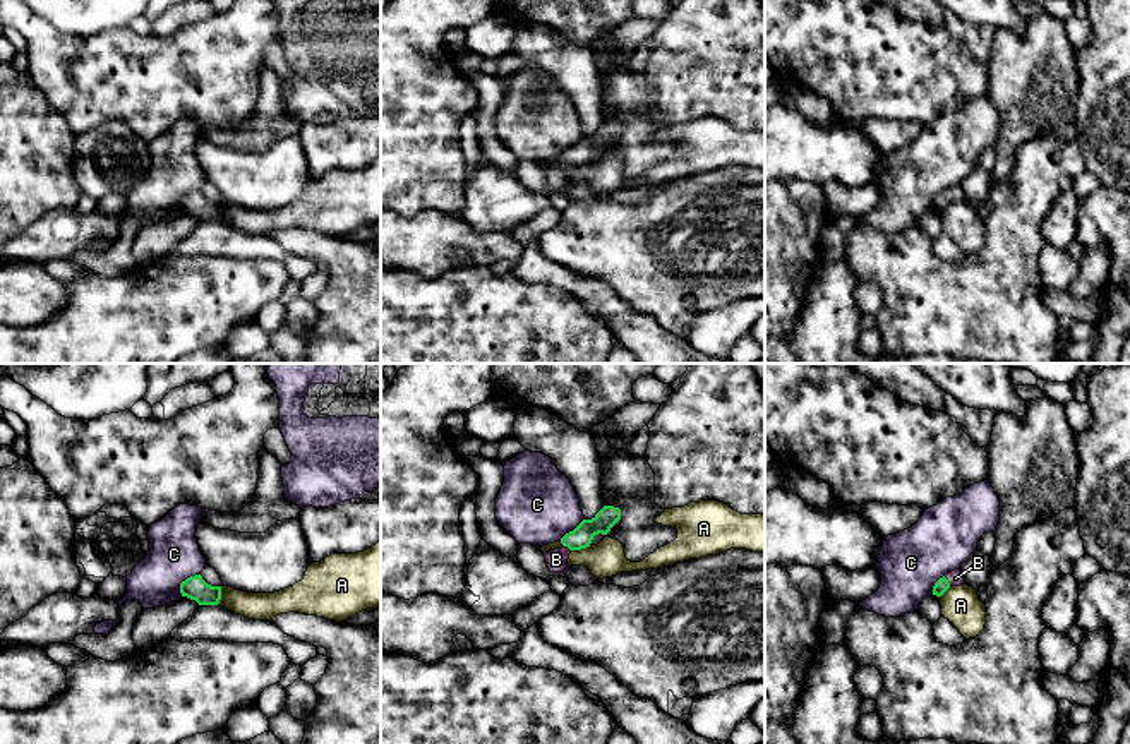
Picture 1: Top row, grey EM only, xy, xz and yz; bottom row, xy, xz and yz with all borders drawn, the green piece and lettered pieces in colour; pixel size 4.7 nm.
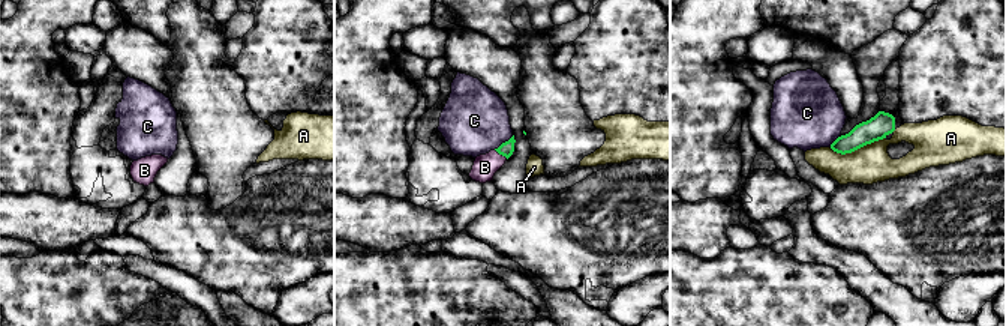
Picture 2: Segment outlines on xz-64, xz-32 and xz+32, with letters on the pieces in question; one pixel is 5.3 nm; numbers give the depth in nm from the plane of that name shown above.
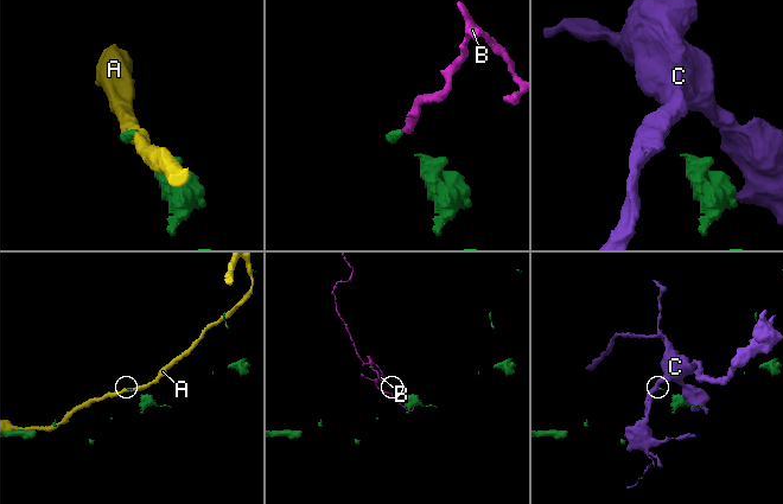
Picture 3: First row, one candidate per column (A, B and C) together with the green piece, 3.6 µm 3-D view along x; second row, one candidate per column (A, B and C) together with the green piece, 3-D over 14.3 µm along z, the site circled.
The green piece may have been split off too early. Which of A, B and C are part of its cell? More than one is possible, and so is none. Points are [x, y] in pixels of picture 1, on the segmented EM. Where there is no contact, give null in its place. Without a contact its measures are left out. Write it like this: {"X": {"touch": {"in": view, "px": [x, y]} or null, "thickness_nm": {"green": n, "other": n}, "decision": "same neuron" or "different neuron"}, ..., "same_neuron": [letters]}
{"A": {"touch": {"in": "xz", "px": [580, 549]}, "thickness_nm": {"green": 100, "other": 170}, "decision": "different neuron"}, "B": {"touch": {"in": "yz", "px": [947, 582]}, "thickness_nm": {"green": 70, "other": 80}, "decision": "same neuron"}, "C": {"touch": {"in": "xy", "px": [186, 580]}, "thickness_nm": {"green": 110, "other": 240}, "decision": "different neuron"}, "same_neuron": ["B"]}

